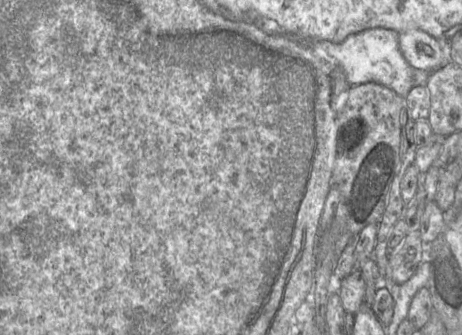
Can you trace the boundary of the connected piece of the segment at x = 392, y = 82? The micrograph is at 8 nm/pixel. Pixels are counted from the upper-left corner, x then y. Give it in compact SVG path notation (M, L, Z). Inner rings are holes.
M372 28L349 35L340 43L325 44L323 49L342 67L350 86L373 82L406 98L416 85L416 71L403 57L398 43L399 32L388 28Z

